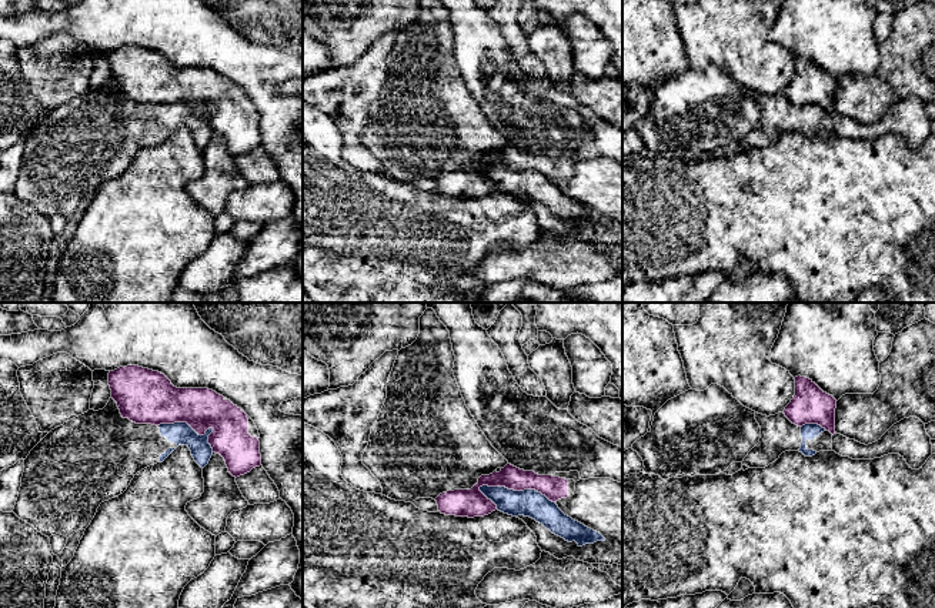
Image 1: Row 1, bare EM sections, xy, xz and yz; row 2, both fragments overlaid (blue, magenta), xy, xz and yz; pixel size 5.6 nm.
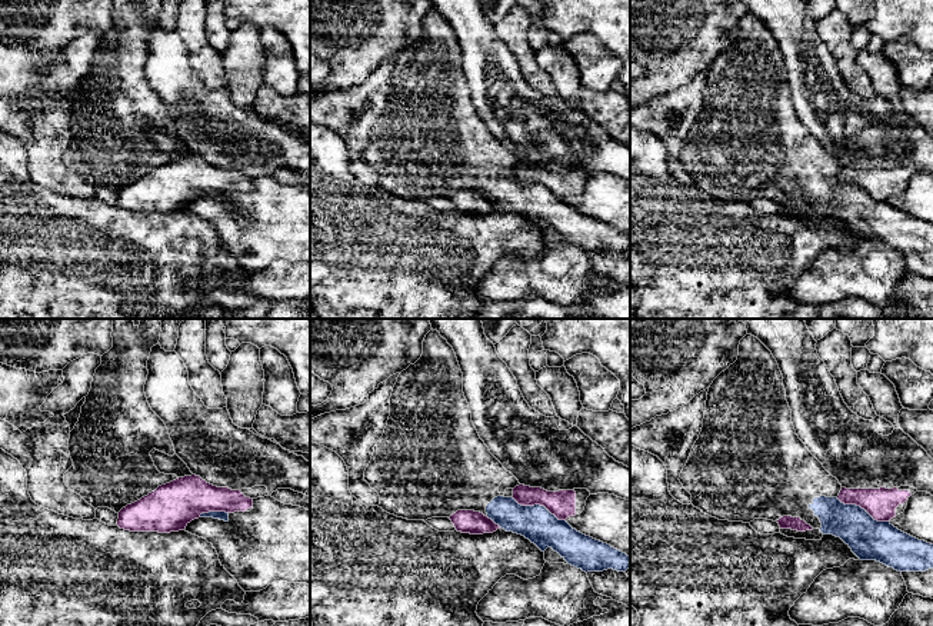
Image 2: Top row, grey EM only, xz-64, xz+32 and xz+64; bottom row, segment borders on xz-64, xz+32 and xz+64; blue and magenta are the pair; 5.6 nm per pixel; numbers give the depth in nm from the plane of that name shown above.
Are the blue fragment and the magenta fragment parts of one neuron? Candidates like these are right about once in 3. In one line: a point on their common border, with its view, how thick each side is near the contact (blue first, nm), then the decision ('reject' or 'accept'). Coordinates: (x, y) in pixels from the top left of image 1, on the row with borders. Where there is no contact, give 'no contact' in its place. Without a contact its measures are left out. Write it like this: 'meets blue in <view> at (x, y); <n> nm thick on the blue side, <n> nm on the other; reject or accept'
meets blue in xz at (517, 491); 160 nm thick on the blue side, 150 nm on the other; reject

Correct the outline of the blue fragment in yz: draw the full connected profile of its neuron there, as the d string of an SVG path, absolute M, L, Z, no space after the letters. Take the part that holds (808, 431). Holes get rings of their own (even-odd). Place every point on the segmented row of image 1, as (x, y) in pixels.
M755 412L755 420L761 427L761 438L744 458L742 465L765 468L785 451L799 451L805 457L832 451L832 434L818 424L798 427L784 412L769 417Z

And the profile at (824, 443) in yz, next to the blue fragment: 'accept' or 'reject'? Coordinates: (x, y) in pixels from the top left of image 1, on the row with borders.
accept

